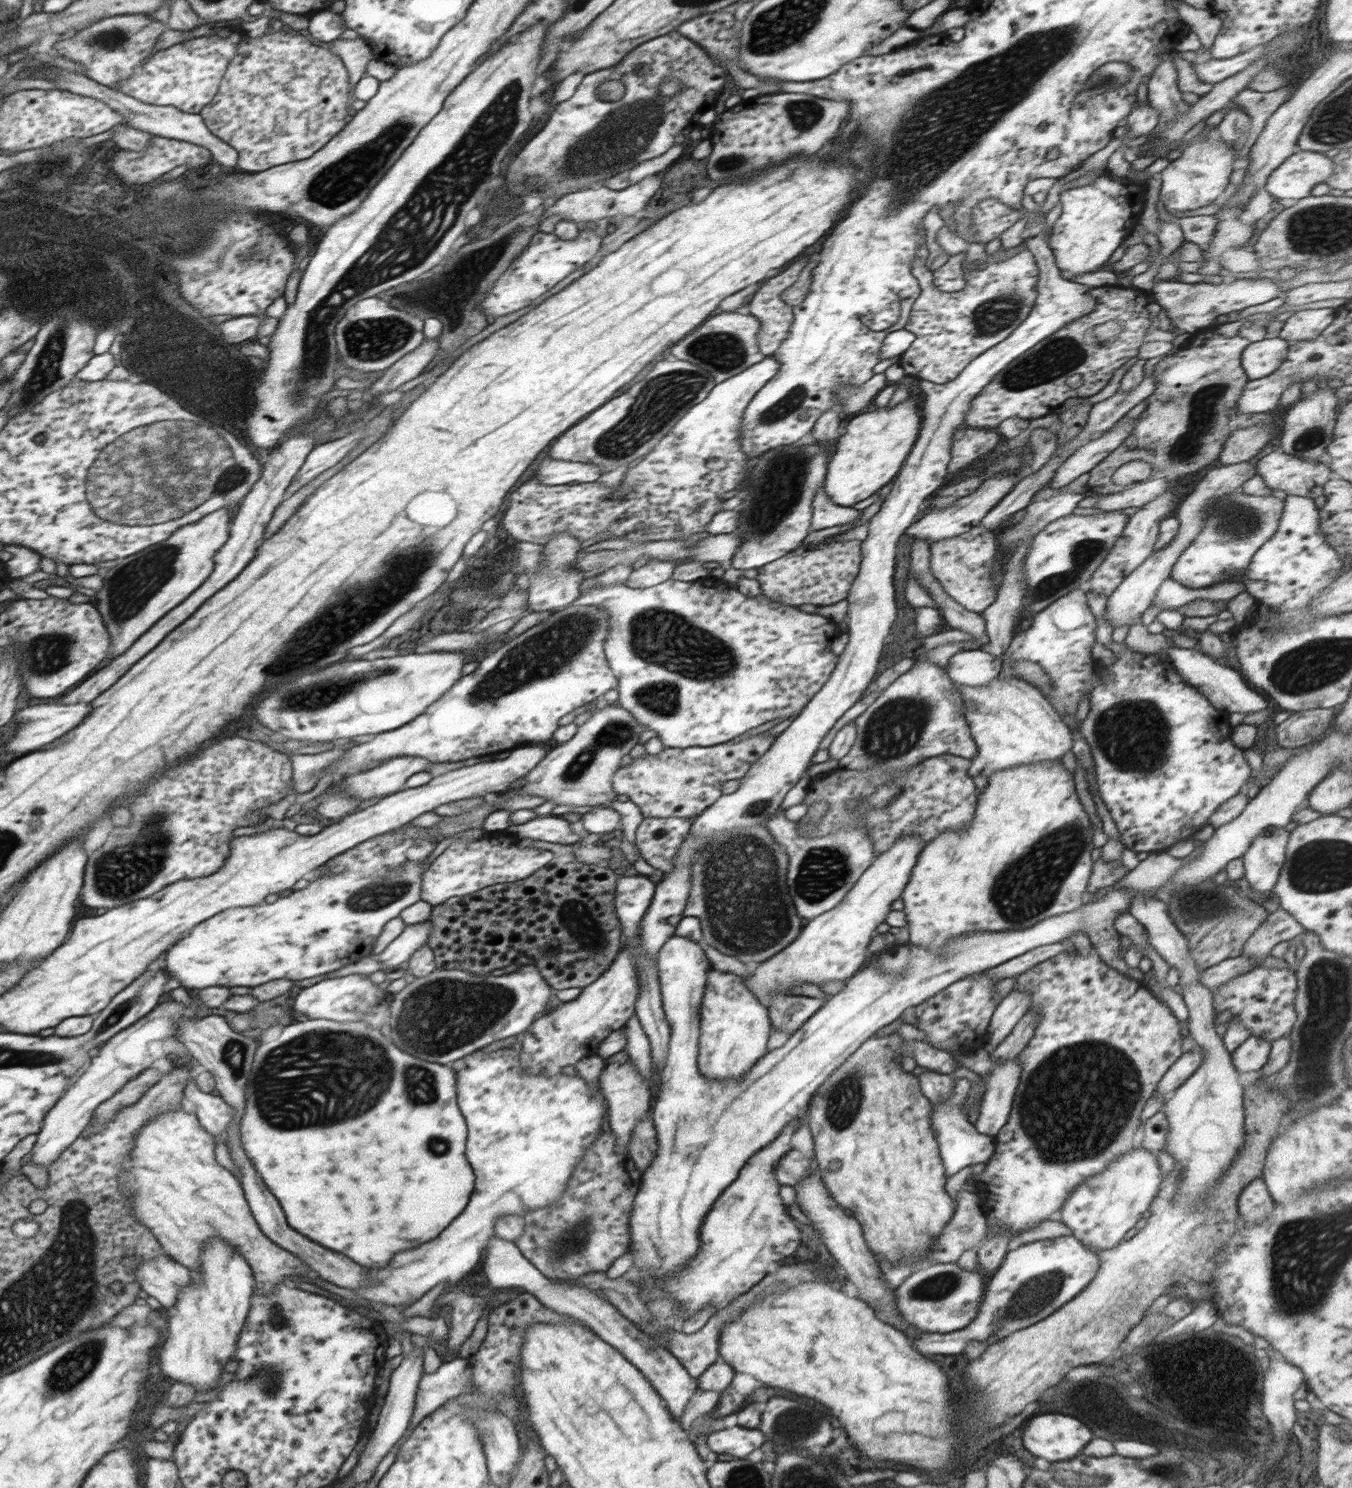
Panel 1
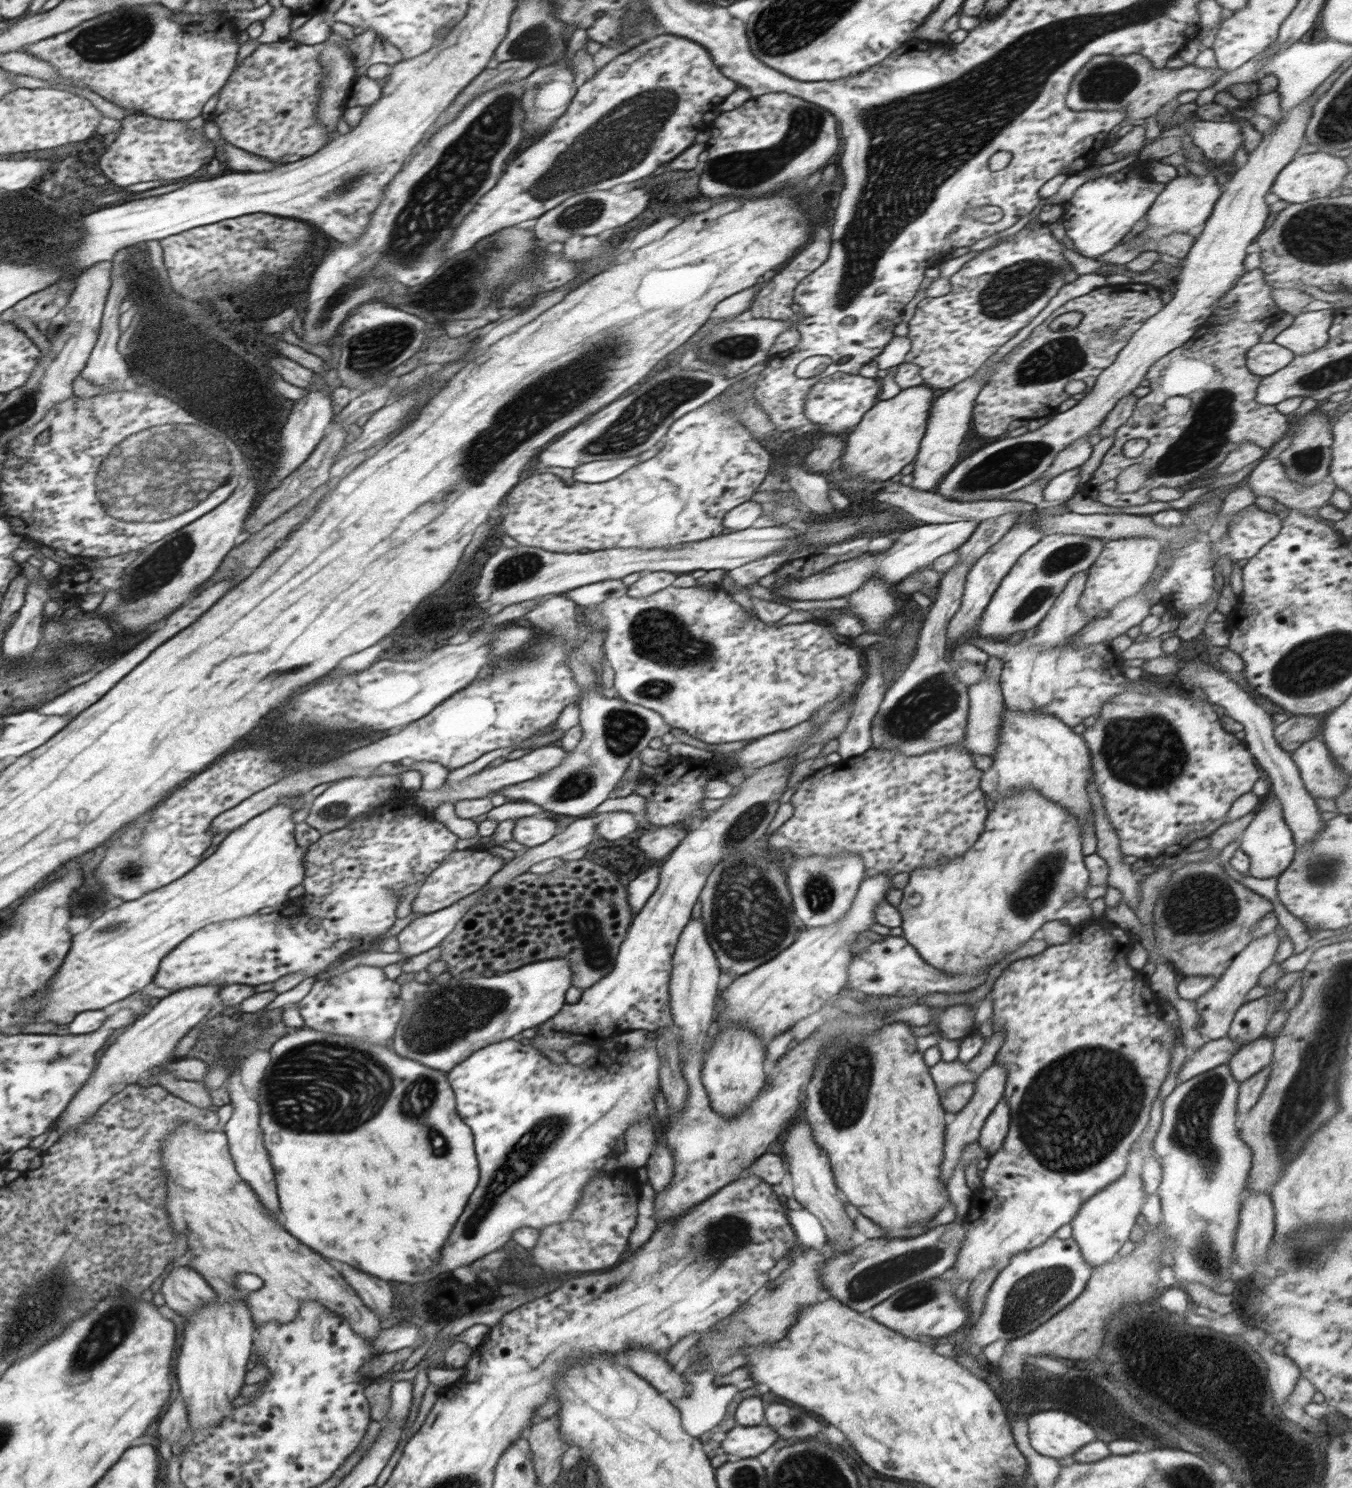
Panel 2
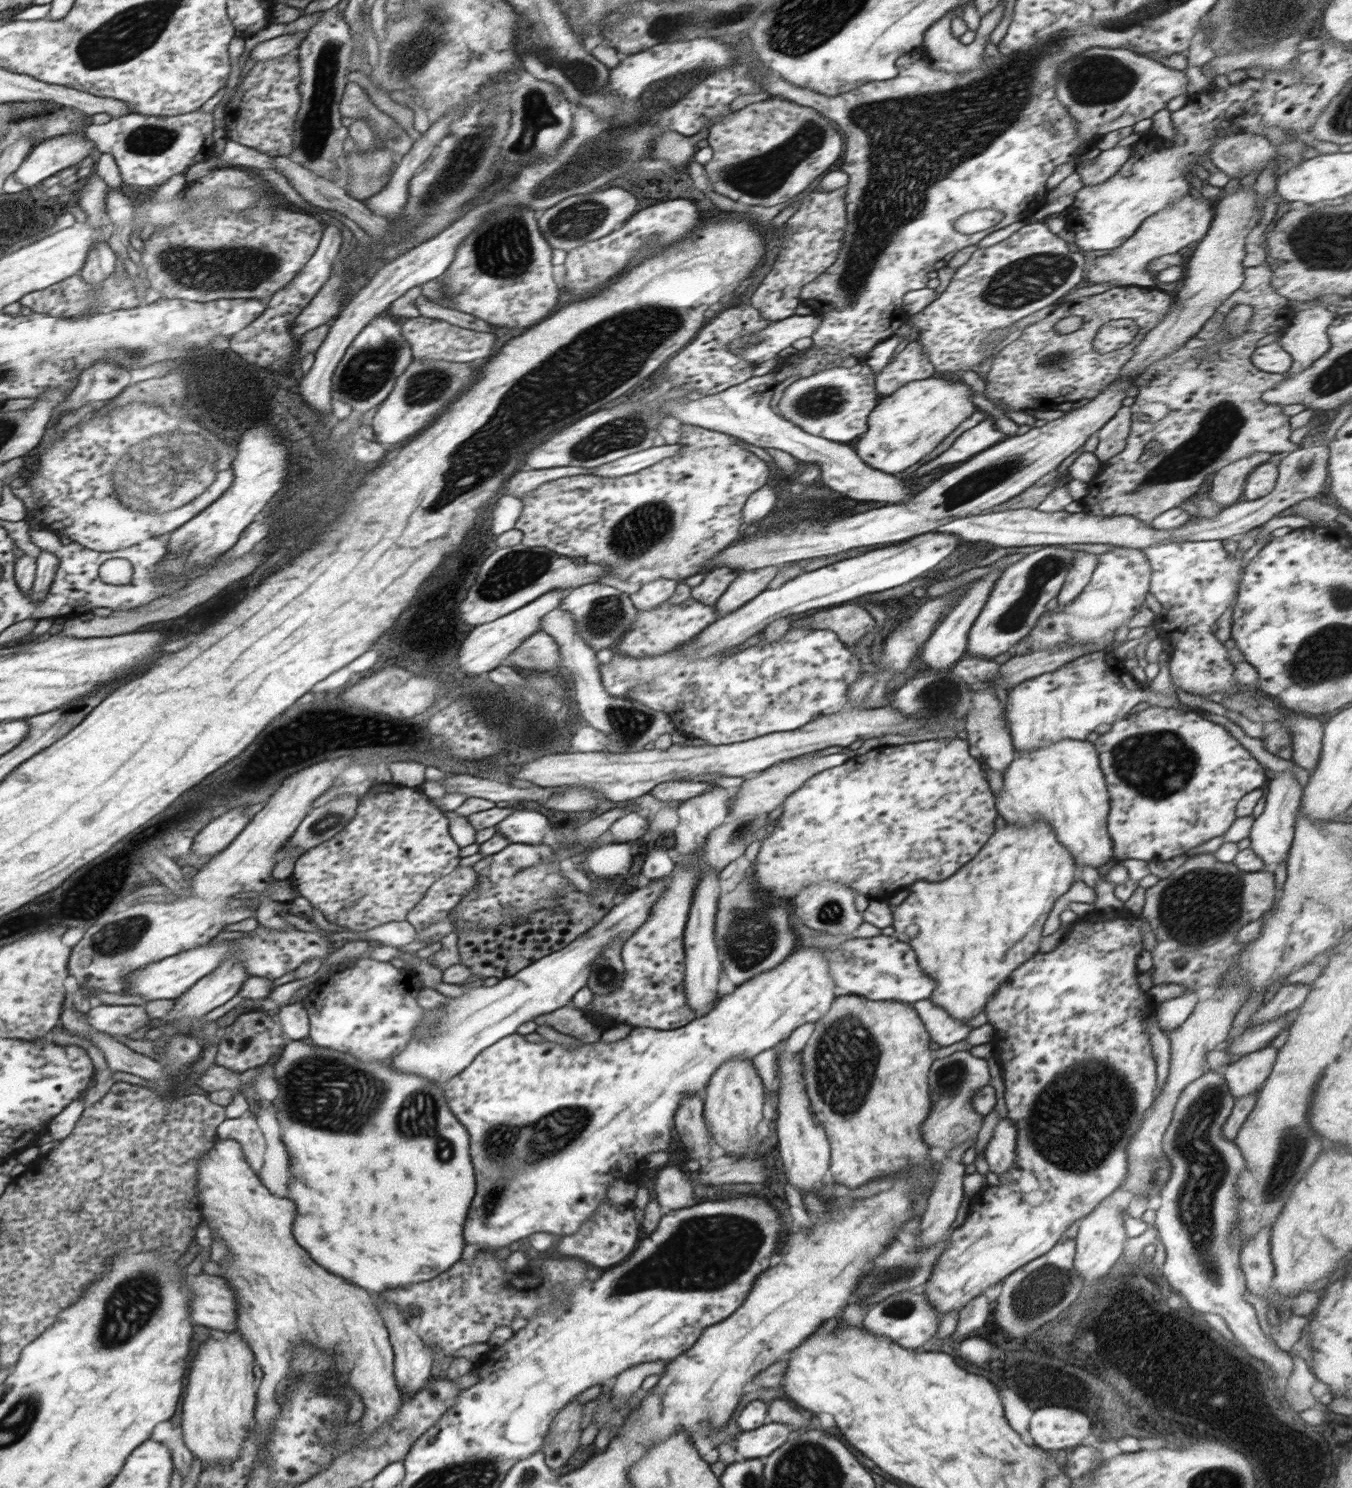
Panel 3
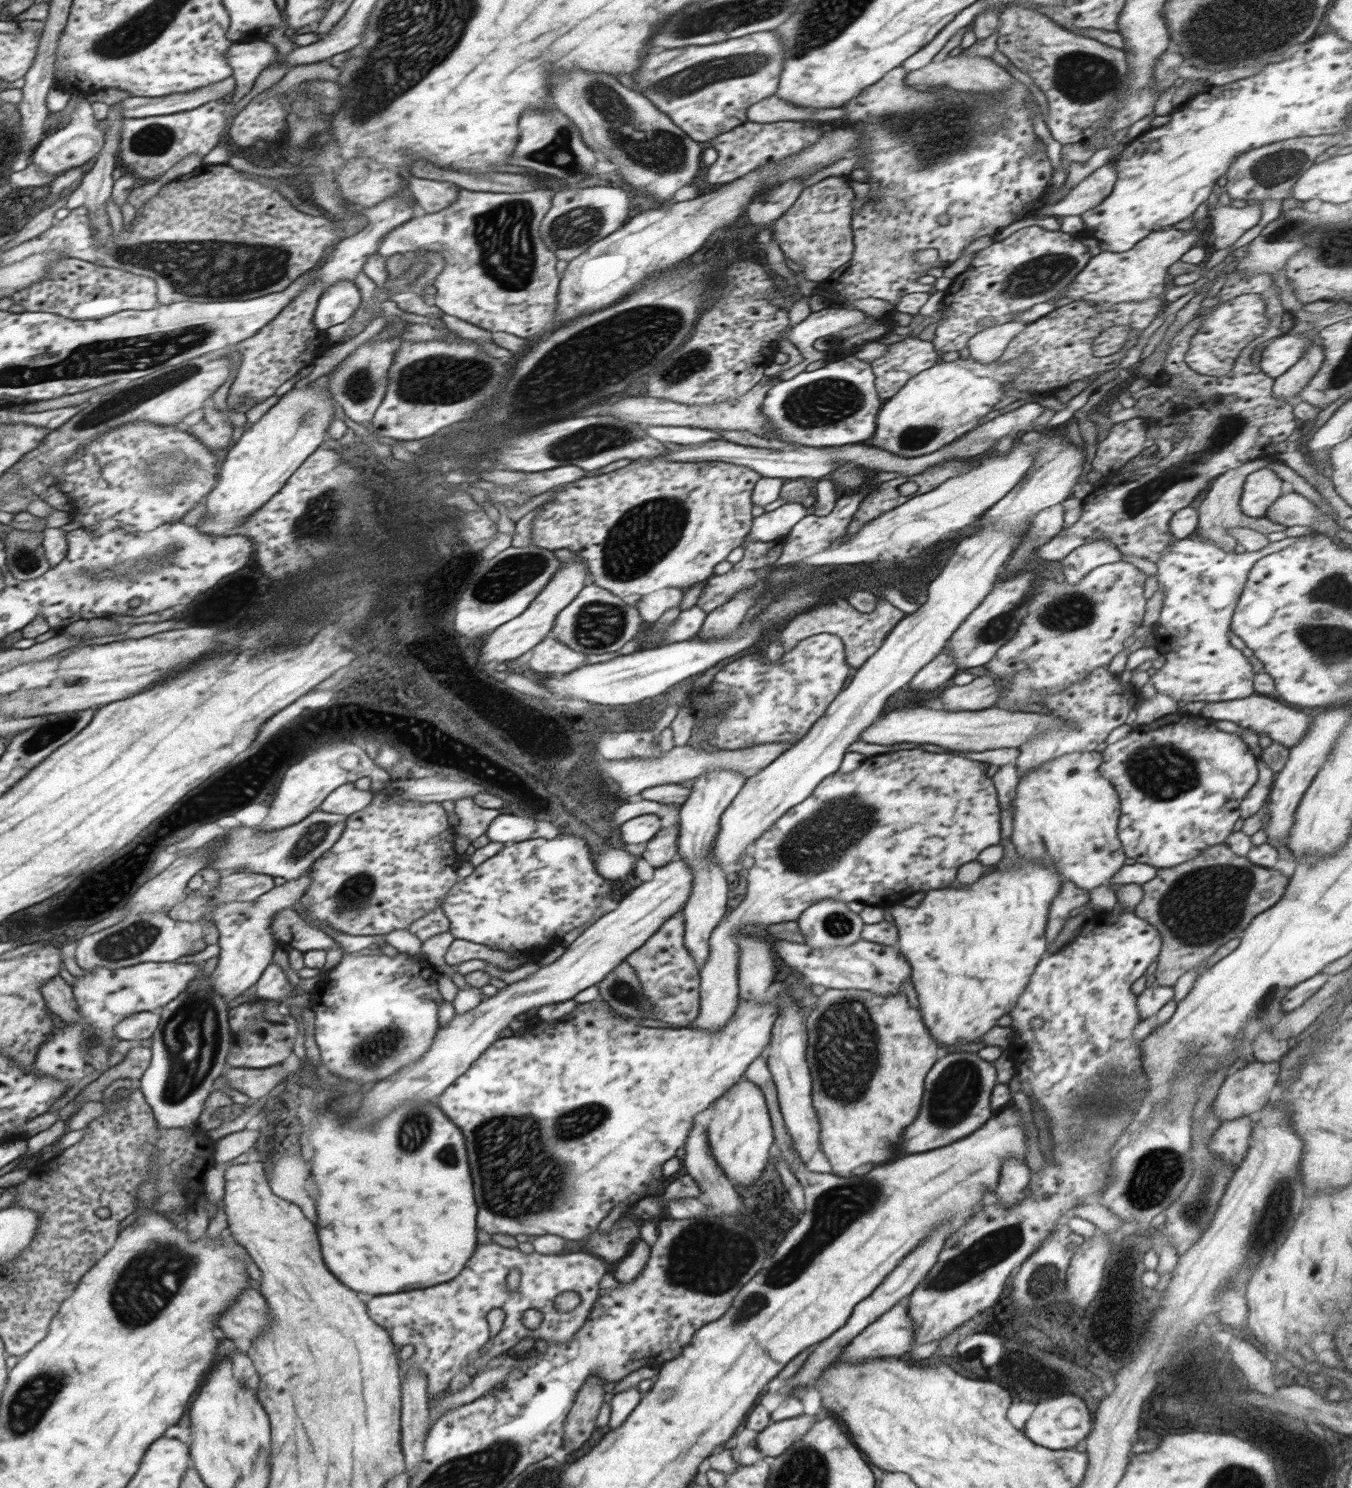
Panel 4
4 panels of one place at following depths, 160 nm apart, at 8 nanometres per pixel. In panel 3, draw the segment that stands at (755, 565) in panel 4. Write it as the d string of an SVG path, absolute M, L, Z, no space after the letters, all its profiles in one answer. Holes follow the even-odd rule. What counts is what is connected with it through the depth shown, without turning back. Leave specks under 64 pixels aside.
M718 567L708 573L700 584L691 588L691 598L710 606L718 602L721 594L734 582L736 574L732 567Z

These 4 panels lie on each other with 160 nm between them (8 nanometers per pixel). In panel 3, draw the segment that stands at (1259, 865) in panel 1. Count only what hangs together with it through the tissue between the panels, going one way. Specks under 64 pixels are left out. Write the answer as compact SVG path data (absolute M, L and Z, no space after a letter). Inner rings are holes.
M1280 772L1270 775L1269 781L1265 785L1266 807L1264 812L1253 822L1249 838L1251 849L1264 860L1264 870L1274 873L1276 866L1286 862L1293 839L1295 838L1295 822L1298 813L1298 806L1301 804L1303 787L1296 780L1296 774L1290 772Z

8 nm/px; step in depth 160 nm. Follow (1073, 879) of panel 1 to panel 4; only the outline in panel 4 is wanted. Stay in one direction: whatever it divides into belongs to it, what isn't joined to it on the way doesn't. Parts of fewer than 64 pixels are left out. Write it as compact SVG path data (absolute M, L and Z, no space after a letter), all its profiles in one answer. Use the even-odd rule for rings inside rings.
M1021 854L1018 860L1018 870L1014 865L1001 870L1000 861L995 867L986 869L976 883L965 887L957 883L957 886L930 890L914 910L906 910L903 904L892 908L894 922L900 930L896 946L910 963L911 982L918 995L922 1021L940 1046L950 1048L979 1042L1000 1018L1010 1013L1036 965L1046 956L1049 906L1064 880L1051 861L1035 862Z

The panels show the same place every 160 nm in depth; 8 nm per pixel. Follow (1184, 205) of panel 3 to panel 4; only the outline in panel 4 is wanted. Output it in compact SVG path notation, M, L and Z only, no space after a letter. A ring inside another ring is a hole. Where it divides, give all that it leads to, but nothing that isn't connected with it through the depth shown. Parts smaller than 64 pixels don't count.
M1197 224L1196 228L1188 231L1178 231L1173 226L1168 226L1148 233L1146 238L1137 242L1124 254L1102 251L1102 254L1091 257L1080 273L1075 273L1075 279L1069 288L1066 288L1057 299L1070 298L1076 302L1091 302L1099 312L1103 312L1121 302L1142 302L1160 298L1166 288L1168 267L1181 260L1181 257L1194 246L1202 228L1203 225Z

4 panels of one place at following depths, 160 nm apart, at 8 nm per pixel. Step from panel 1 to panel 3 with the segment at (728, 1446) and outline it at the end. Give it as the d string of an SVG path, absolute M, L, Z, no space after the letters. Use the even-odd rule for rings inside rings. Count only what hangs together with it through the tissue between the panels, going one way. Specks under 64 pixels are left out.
M765 1423L764 1426L737 1435L733 1445L746 1459L761 1459L770 1456L788 1440L791 1426L784 1423Z

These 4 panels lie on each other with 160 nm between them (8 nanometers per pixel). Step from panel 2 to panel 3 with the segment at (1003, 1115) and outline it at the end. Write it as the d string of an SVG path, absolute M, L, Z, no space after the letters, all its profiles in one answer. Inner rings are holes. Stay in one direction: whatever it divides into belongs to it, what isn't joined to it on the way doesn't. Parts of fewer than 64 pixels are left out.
M1009 1117L1001 1118L994 1129L994 1136L984 1151L989 1171L994 1174L1004 1174L1015 1166L1017 1147L1017 1128Z

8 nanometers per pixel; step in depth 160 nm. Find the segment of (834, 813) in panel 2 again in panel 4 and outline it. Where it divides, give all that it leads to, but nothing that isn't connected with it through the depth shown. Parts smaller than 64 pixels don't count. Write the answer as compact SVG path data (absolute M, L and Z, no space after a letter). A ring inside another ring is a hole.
M900 750L900 752L892 752L892 754L882 754L879 756L866 757L866 760L860 767L852 773L842 775L836 772L826 779L812 791L807 800L793 807L791 811L785 812L772 828L769 828L758 840L752 844L751 853L755 863L748 870L747 892L744 900L740 902L738 908L734 908L724 922L721 922L710 935L709 947L710 954L707 961L700 968L699 975L701 981L699 984L699 1014L690 1024L690 1028L701 1028L709 1030L709 1032L717 1032L722 1030L727 1024L739 1005L739 958L741 952L735 935L750 926L758 926L758 924L780 924L780 922L788 922L789 920L797 921L800 915L811 904L816 904L821 900L833 898L834 900L844 900L844 902L862 902L866 906L875 906L878 908L888 908L888 906L896 905L902 898L906 898L912 892L920 892L920 890L936 890L936 888L946 888L957 884L958 869L966 864L966 856L958 846L968 846L968 862L972 862L978 858L978 854L982 850L986 850L988 846L994 846L1000 843L1000 809L997 800L997 790L993 780L988 778L987 771L990 765L982 762L974 762L969 758L964 758L962 754L934 754L934 752L924 752L924 750ZM902 800L902 802L900 802ZM898 834L898 836L896 836ZM934 846L940 846L942 850L932 852ZM822 894L822 896L820 896Z

